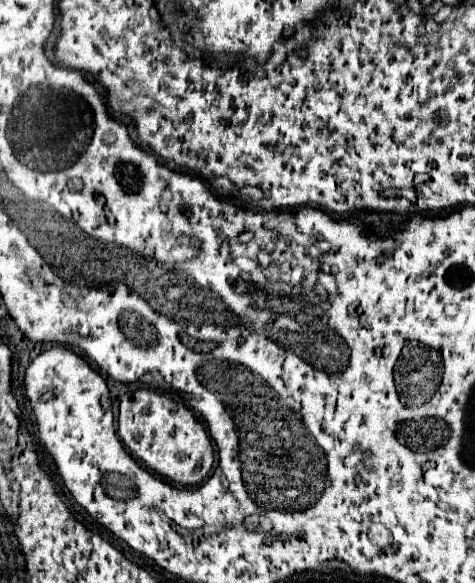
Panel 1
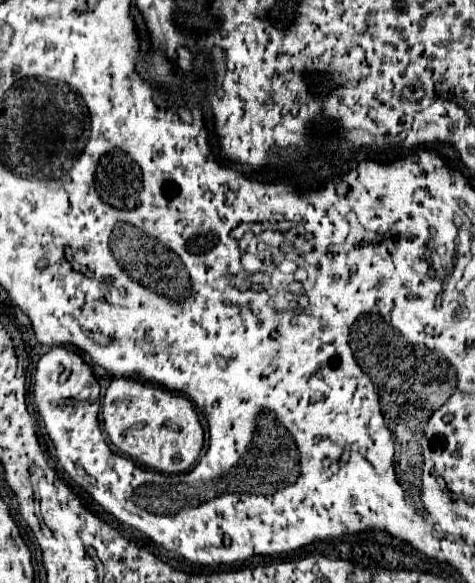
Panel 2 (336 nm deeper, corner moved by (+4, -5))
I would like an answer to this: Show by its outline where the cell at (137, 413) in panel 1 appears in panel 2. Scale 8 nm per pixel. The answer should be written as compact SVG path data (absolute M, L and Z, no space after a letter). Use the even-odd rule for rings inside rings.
M115 378L109 384L103 398L103 428L121 454L161 474L189 472L203 448L203 428L193 404L135 378Z

